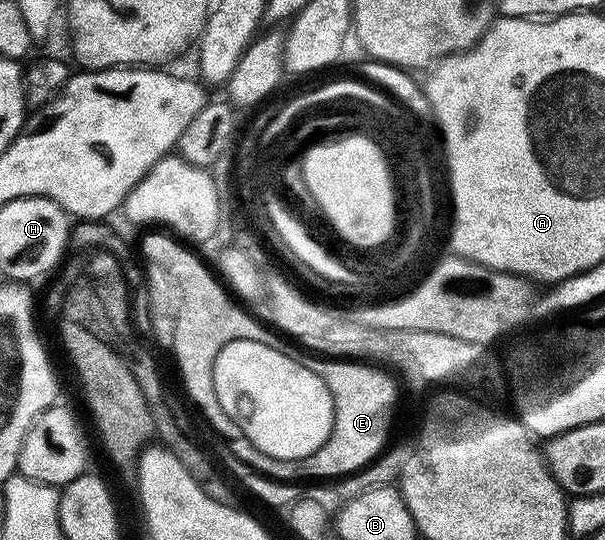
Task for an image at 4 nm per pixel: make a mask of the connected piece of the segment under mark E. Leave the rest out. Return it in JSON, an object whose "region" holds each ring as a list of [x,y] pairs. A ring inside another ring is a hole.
{"region":[[[322,359],[319,365],[316,365],[317,372],[331,386],[338,385],[336,397],[341,404],[336,409],[336,420],[334,423],[334,433],[328,443],[312,459],[314,473],[318,477],[338,477],[345,479],[353,474],[359,474],[367,467],[373,466],[380,457],[383,456],[387,448],[386,440],[390,437],[390,420],[394,417],[394,408],[398,405],[398,385],[394,382],[395,374],[379,367],[374,363],[359,363],[354,359]]]}

